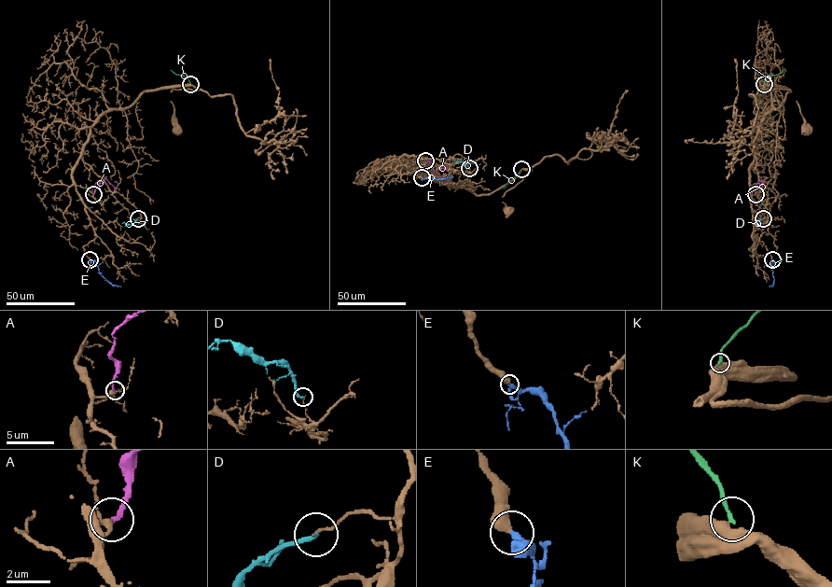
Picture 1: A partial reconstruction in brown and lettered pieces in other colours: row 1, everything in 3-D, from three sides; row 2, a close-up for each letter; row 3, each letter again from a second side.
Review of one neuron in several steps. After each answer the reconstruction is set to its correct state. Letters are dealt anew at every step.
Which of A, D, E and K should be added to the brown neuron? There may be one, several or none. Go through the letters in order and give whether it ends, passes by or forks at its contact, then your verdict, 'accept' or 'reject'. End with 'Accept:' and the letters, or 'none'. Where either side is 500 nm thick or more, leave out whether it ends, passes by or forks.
A: it ends | reject
D: it ends | reject
E: it ends | accept
K: reject
Accept: E

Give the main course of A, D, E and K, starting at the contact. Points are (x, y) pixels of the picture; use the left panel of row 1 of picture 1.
A: (93, 193), (100, 181), (105, 178), (116, 189)
D: (138, 218), (130, 224), (121, 223)
E: (90, 259), (106, 280), (121, 286)
K: (190, 84), (184, 76), (171, 70)

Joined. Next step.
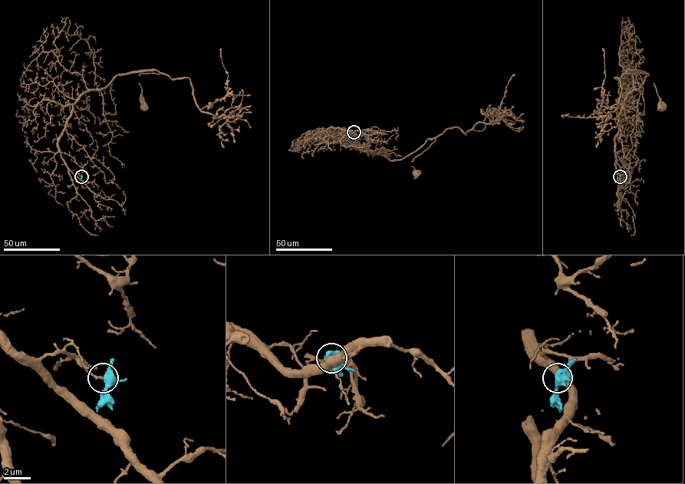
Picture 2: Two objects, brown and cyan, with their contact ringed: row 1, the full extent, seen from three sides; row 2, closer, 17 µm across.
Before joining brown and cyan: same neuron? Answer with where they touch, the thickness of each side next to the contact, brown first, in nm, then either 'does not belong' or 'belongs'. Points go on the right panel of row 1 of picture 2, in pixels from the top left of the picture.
at (620, 176); 160 nm thick on the brown side, 400 nm on the other; does not belong

